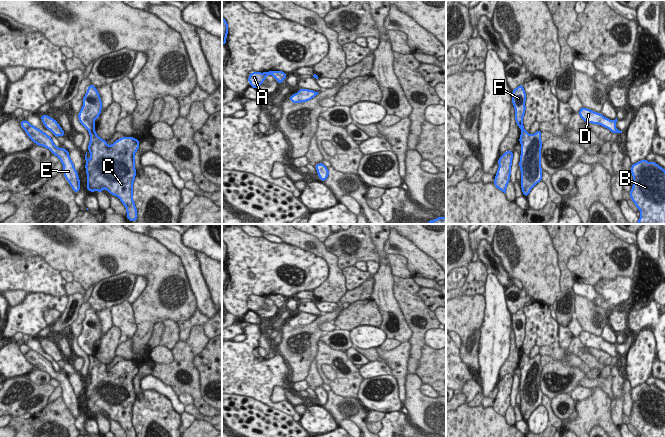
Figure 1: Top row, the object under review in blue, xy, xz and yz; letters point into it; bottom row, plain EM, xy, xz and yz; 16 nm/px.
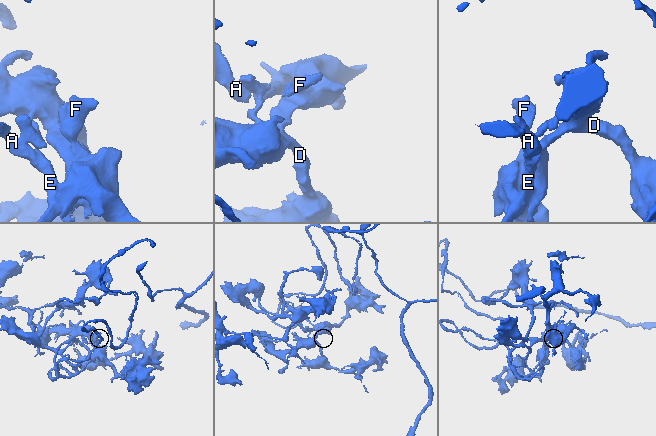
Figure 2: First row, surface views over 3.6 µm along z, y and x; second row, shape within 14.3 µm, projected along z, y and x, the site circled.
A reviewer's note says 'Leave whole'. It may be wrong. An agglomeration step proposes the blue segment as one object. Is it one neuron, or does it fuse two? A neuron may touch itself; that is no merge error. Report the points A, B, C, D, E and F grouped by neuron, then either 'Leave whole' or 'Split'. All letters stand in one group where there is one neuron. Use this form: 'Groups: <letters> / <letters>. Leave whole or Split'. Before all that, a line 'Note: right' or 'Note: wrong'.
Note: wrong
Groups: A B C D E / F. Split

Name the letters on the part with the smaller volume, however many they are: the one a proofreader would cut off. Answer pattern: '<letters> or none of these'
F

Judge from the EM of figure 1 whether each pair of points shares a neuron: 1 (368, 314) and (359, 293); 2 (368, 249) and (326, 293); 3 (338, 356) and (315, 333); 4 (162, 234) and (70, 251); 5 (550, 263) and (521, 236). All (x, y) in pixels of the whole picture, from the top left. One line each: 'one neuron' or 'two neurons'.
1: two neurons
2: two neurons
3: two neurons
4: two neurons
5: one neuron

